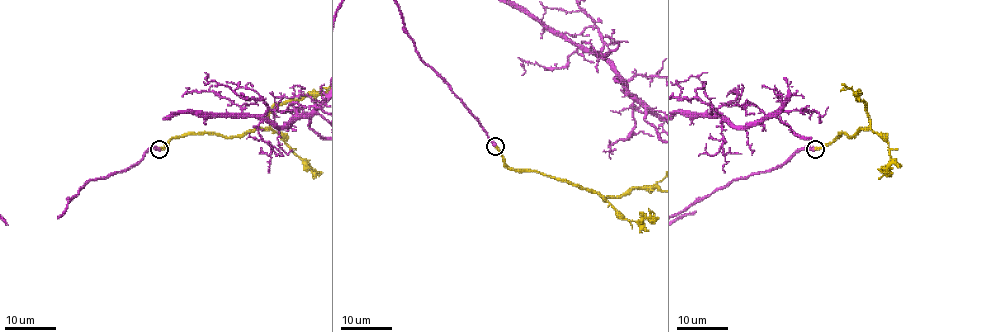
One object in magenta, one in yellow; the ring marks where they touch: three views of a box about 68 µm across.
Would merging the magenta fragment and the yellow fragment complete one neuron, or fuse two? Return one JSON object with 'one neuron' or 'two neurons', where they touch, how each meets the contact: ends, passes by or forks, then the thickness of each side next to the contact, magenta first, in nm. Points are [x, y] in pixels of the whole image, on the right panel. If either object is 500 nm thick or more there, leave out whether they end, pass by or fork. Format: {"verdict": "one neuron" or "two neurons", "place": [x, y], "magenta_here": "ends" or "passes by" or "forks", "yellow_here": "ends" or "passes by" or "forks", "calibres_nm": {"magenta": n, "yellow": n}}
{"verdict": "one neuron", "place": [815, 149], "calibres_nm": {"magenta": 500, "yellow": 440}}

